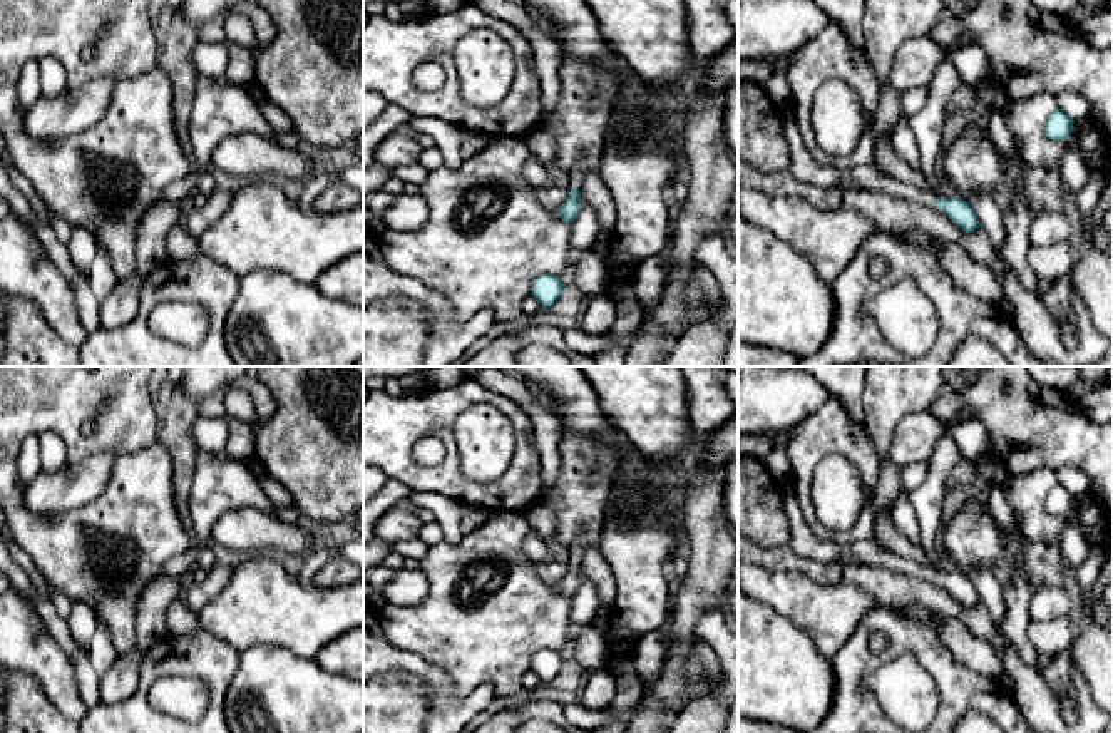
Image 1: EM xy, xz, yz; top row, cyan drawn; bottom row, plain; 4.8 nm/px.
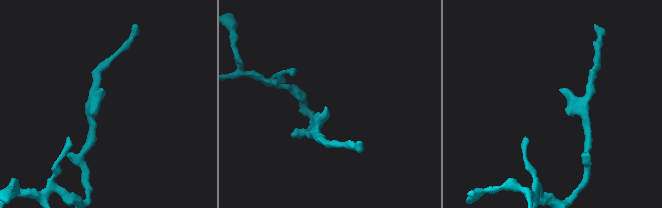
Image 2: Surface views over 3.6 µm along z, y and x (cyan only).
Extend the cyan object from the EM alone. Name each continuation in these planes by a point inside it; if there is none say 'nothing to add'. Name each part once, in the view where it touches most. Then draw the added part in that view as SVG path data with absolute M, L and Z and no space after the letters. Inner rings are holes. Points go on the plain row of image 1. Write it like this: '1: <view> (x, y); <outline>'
1: xz (578, 551); M577 541L571 549L571 562L579 564L584 559L586 546L584 542Z

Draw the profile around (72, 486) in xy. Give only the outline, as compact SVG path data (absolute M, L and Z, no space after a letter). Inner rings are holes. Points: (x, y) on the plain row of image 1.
M102 450L79 465L65 462L55 472L40 469L25 490L27 509L54 515L90 504L107 487L115 459L114 450Z

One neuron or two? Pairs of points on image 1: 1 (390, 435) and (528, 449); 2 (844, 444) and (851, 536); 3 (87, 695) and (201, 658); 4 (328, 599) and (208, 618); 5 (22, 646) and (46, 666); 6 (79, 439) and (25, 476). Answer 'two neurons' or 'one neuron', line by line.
1: one neuron
2: one neuron
3: two neurons
4: one neuron
5: one neuron
6: two neurons

